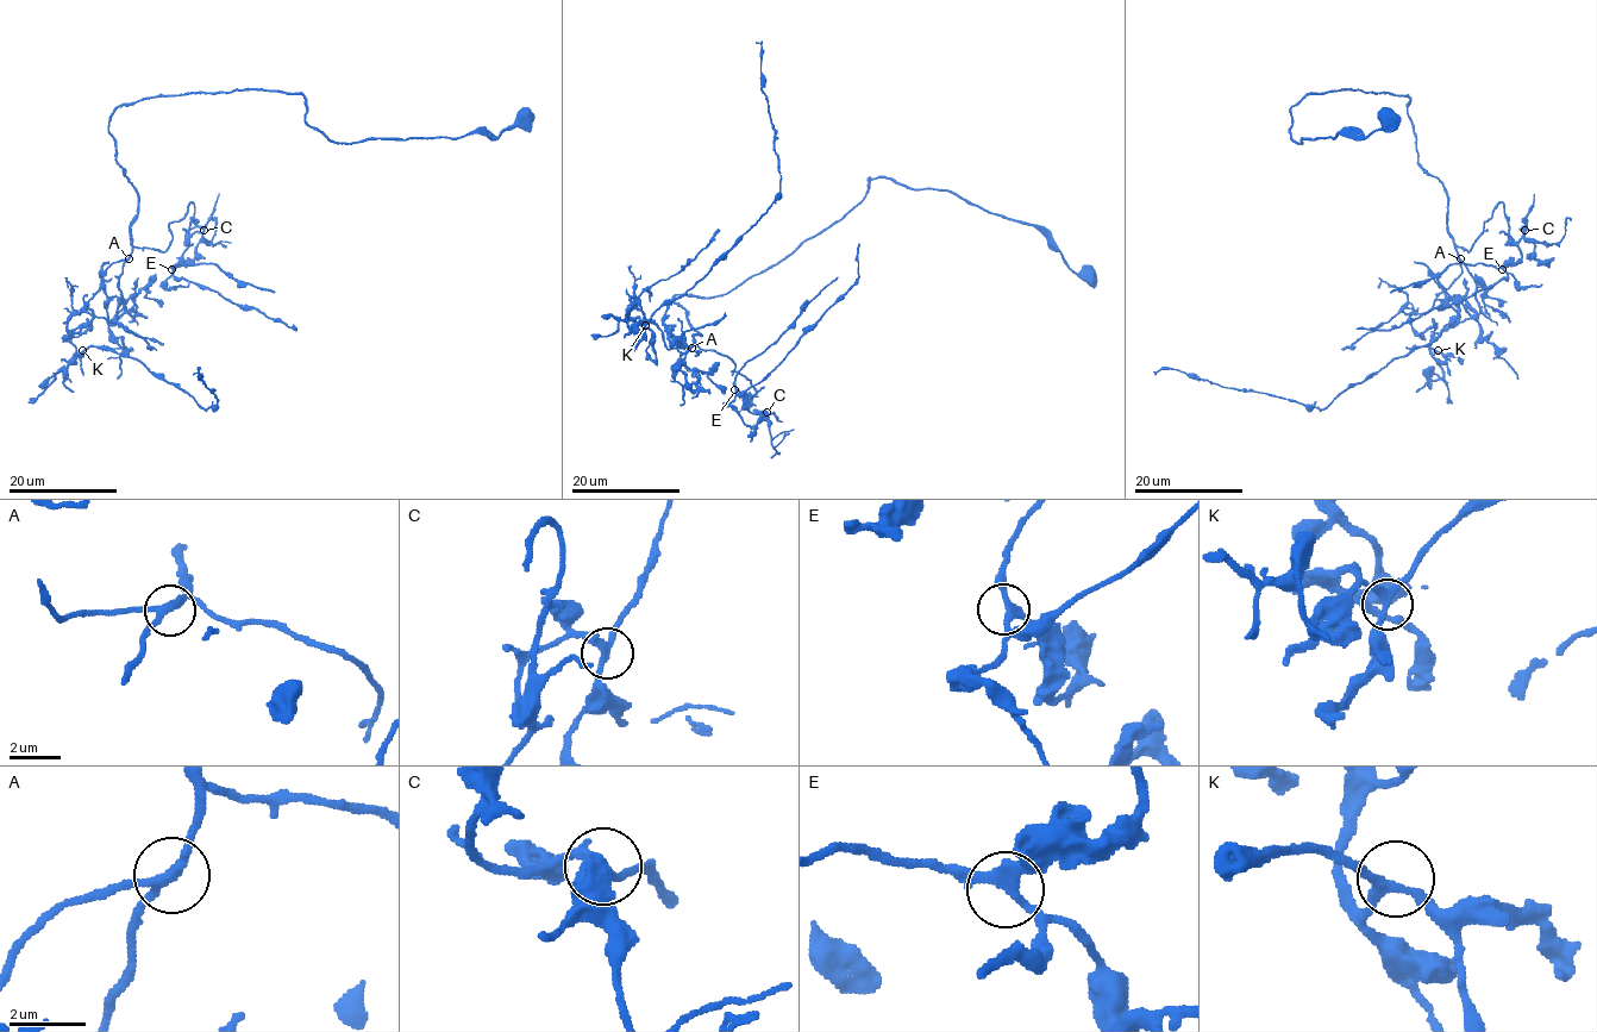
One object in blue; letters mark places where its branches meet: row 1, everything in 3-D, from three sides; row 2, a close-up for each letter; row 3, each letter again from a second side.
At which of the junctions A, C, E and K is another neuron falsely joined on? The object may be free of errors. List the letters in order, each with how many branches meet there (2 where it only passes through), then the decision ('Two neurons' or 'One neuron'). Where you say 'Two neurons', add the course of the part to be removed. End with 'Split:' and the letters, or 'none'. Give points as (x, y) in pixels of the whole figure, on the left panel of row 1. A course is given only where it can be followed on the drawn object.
A: Branches: 3. One neuron
C: Branches: 3. One neuron
E: Branches: 3. One neuron
K: Branches: 3. One neuron
Split: none

